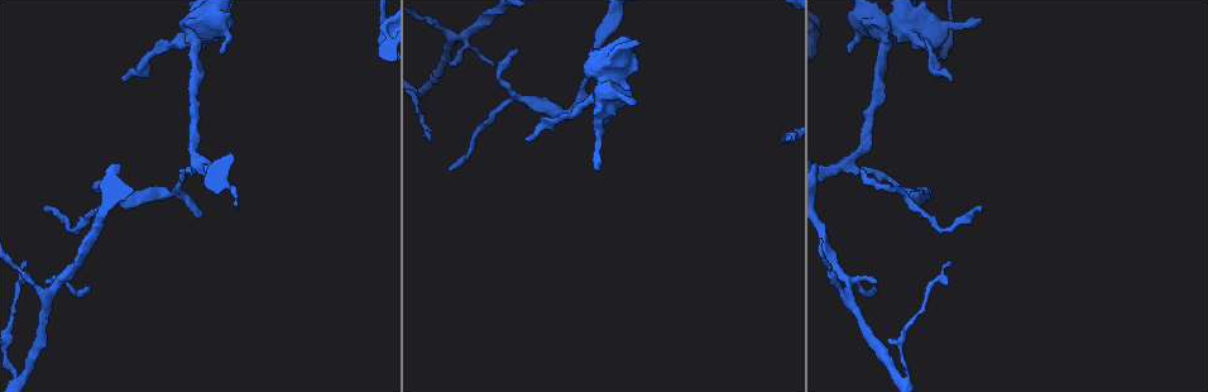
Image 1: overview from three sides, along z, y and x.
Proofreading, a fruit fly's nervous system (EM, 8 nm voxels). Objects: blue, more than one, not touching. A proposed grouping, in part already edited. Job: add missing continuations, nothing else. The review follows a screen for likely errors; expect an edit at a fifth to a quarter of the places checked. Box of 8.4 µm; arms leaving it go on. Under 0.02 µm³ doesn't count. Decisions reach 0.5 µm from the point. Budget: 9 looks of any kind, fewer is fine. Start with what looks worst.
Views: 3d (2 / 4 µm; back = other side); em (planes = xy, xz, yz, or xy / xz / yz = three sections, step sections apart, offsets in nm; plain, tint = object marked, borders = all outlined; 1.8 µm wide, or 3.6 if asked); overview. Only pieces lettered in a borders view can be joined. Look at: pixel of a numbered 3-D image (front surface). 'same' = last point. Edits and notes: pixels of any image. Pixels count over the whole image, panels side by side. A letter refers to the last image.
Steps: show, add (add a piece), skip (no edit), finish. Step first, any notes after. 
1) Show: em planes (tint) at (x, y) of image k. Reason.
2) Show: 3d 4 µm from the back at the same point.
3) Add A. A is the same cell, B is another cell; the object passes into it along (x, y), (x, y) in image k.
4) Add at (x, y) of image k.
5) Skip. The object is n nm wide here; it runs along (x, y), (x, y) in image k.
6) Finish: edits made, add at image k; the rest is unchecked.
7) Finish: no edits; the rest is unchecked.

Show: 3d 2 µm at (939, 24) of image 1. Sudden change in width.

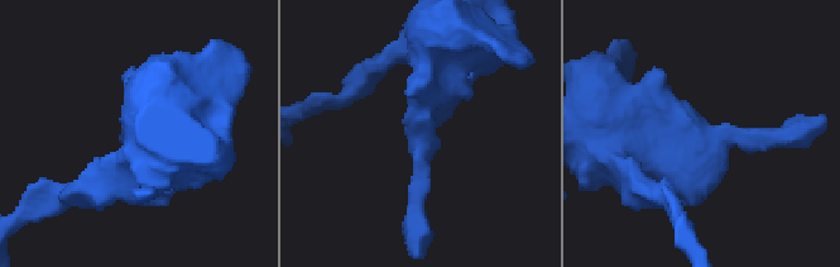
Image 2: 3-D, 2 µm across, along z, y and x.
Show: em planes (tint) at (416, 135) of image 2.

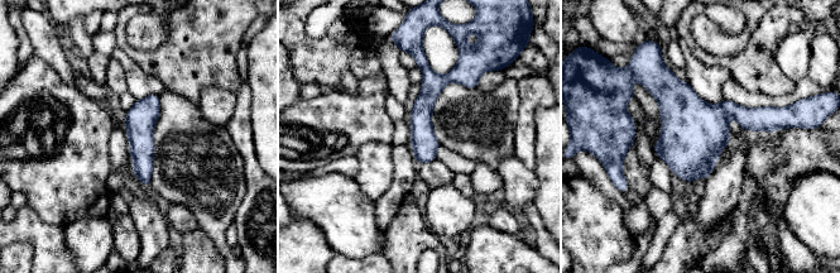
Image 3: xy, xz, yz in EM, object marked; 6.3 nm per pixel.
Show: em planes (borders) at the same point.

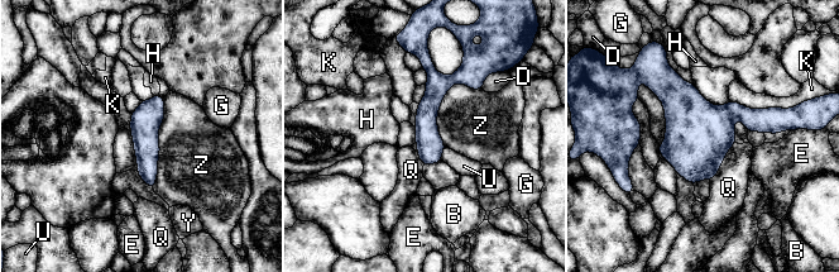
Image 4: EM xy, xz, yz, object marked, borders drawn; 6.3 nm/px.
Skip. B, D, E, G, H, K, Q, U, Y and Z are other cells; none of them fits.

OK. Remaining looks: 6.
Show: em planes (borders) at (526, 140) of image 1. Tapers out.

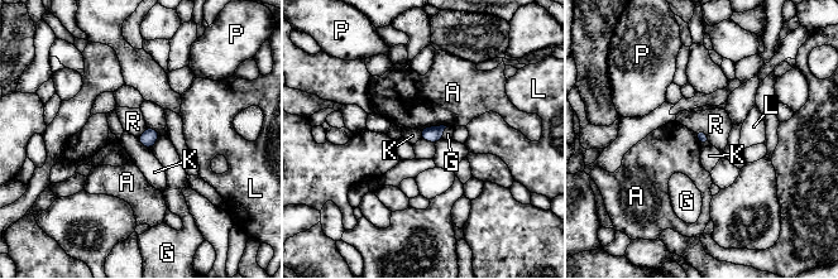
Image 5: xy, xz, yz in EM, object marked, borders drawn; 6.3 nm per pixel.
Skip. The longest contact is with A, 180 nm; A, G, K, L, P and R are other cells; a border runs along (695, 131), (703, 131), (709, 142) in image 5; no lettered piece goes on from it.

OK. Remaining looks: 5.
Show: 3d 4 µm at (892, 372) of image 1. Thick turns thin.

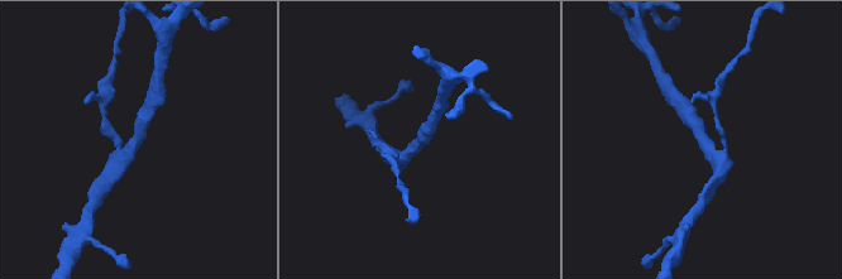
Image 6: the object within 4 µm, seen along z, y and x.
Show: em planes (borders) at (423, 142) of image 6. 3 arms meet here; need the tissue.

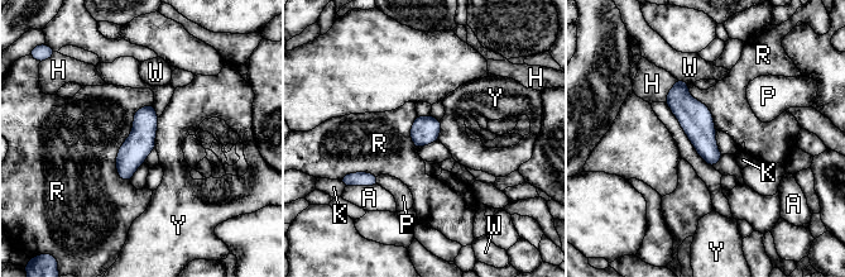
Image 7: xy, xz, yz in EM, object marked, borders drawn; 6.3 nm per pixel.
Skip. A, H, K, P, R, W and Y are other cells; none of them fits.

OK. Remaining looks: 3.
Show: 3d 2 µm from the back at (196, 217) of image 1.

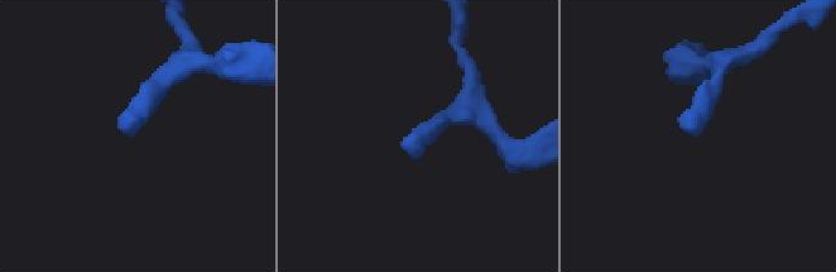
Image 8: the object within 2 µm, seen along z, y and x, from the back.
Show: em xy step 8 (borders) at (686, 130) of image 8.

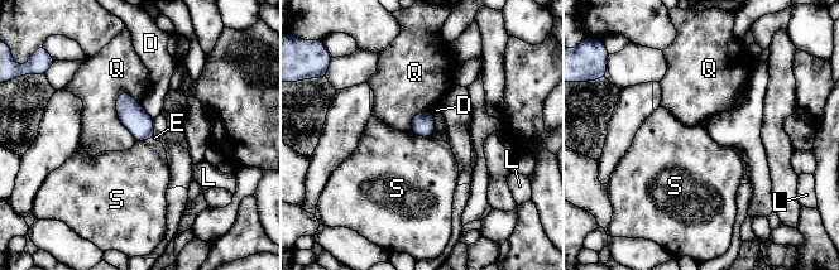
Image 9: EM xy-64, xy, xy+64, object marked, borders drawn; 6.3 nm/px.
Show: em planes (borders) at the same point. Another direction.

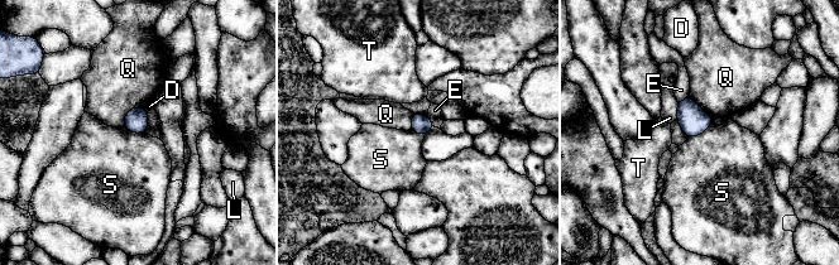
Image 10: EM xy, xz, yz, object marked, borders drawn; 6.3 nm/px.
Skip. D, E, L, Q, S and T are other cells; a border runs along (712, 123), (701, 133), (689, 138) in image 10; no lettered piece goes on from it.

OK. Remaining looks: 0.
Finish: no edits; the rest is unchecked.

